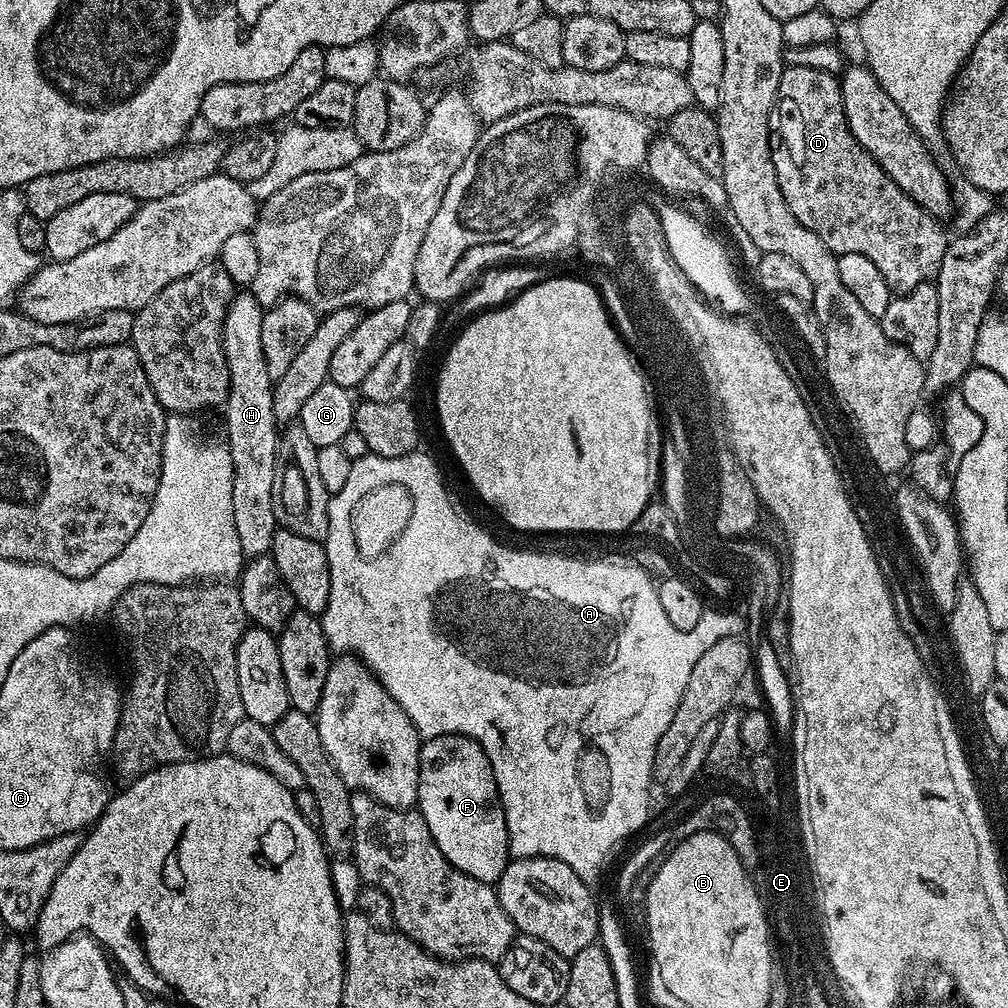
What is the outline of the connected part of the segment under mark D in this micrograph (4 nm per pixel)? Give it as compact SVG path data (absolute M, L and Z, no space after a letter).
M794 65L792 67L785 67L782 78L778 82L774 116L775 119L780 119L780 140L778 136L774 144L772 160L776 163L778 186L782 190L782 198L786 198L786 206L790 206L790 214L794 214L794 218L798 218L798 222L802 222L802 226L806 226L806 230L818 234L818 238L822 238L824 245L836 253L837 256L841 256L842 254L862 254L866 258L870 258L870 262L874 262L874 266L878 266L882 278L886 278L886 286L890 286L890 290L895 295L905 296L910 290L914 290L914 286L922 286L923 284L935 281L938 270L942 266L942 258L948 249L950 236L944 233L944 228L940 225L943 223L937 217L929 214L922 206L918 206L913 202L884 173L882 166L878 166L878 162L874 162L874 158L859 144L854 138L854 134L850 134L848 123L846 122L846 114L844 113L839 79L830 73L823 73L822 70L807 69L806 66Z

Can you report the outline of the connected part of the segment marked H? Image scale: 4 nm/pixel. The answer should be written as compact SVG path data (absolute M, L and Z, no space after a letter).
M237 291L224 319L224 353L230 374L228 400L222 406L224 428L228 431L226 443L232 459L232 501L234 502L234 530L238 530L238 542L242 542L245 557L262 556L272 551L274 534L278 527L274 514L274 482L278 471L278 425L274 418L272 389L274 377L266 370L266 354L262 354L262 318L265 309L252 297L251 291Z

